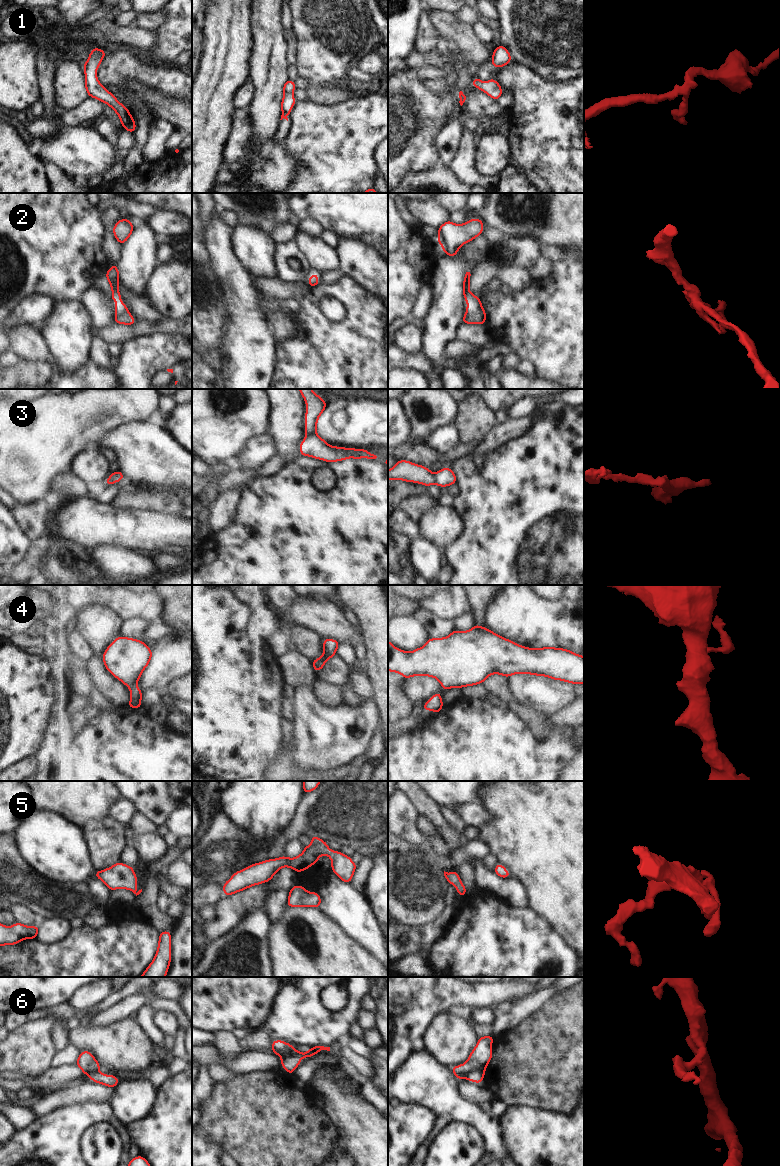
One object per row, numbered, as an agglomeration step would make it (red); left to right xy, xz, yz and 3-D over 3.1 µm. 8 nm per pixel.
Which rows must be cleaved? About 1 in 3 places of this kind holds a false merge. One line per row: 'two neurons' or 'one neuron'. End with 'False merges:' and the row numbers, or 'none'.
1: one neuron
2: one neuron
3: two neurons
4: one neuron
5: one neuron
6: two neurons
False merges: 3, 6

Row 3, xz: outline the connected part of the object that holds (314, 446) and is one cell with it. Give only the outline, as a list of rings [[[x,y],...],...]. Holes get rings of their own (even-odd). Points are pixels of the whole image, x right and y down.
[[[316,433],[312,436],[306,436],[299,445],[301,456],[309,456],[318,460],[324,460],[328,463],[343,461],[348,458],[376,459],[377,456],[371,454],[367,449],[354,449],[331,446]]]

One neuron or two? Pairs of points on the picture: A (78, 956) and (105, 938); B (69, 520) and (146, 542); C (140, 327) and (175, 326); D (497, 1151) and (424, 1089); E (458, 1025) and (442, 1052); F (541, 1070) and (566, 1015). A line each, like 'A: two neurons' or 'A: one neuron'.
A: one neuron
B: one neuron
C: one neuron
D: one neuron
E: one neuron
F: one neuron

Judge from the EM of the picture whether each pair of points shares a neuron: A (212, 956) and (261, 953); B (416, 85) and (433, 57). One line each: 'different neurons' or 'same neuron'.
A: same neuron
B: different neurons

